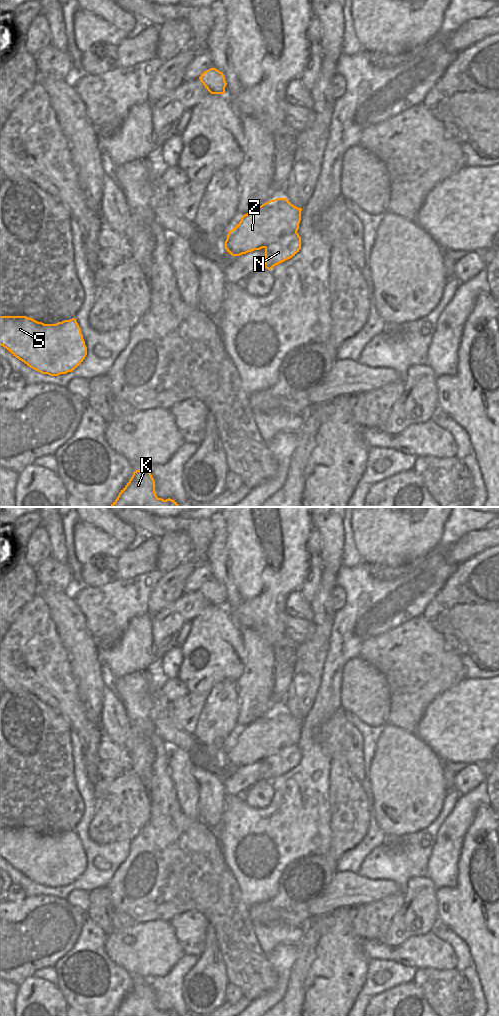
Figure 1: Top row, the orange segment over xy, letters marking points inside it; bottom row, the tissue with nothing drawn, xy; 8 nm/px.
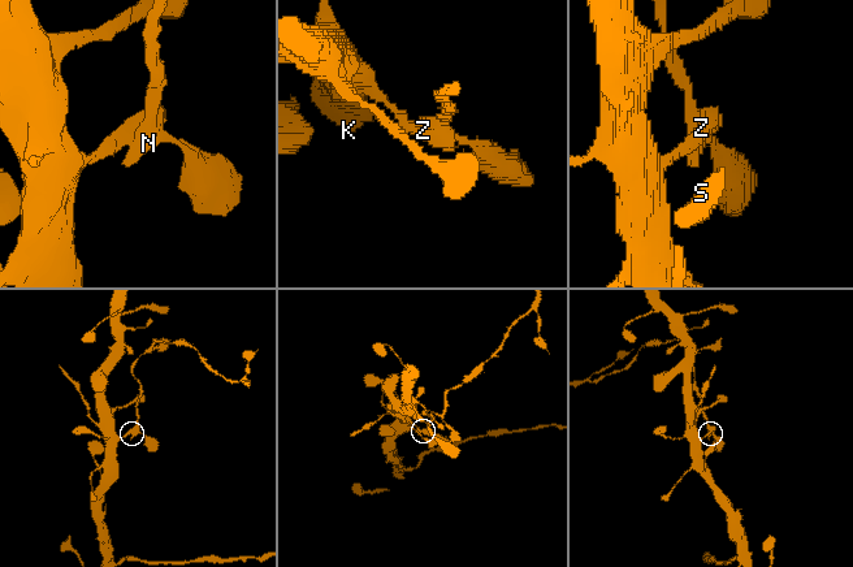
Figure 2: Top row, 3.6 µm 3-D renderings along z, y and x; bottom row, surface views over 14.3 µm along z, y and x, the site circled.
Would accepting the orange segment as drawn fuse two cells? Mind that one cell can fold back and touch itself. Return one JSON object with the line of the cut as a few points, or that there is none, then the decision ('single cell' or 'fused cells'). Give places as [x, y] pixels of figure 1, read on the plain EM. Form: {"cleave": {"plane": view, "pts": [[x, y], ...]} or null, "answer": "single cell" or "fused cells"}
{"cleave": {"plane": "xy", "pts": [[296, 743], [286, 746], [264, 759]]}, "answer": "fused cells"}

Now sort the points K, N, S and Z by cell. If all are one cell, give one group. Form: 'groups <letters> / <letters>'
groups K S Z / N

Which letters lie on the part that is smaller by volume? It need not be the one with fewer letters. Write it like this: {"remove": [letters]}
{"remove": ["N"]}

